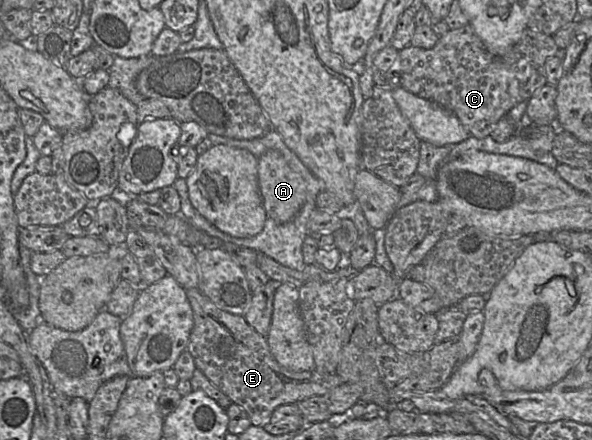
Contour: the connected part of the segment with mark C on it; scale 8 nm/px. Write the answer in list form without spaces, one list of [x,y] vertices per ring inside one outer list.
[[[467,25],[458,30],[450,30],[439,38],[434,48],[405,47],[399,51],[397,63],[399,63],[402,88],[452,112],[472,137],[482,139],[491,136],[498,121],[513,107],[528,101],[538,89],[547,84],[545,62],[555,57],[558,49],[552,36],[527,28],[508,53],[496,57],[486,49],[472,26]]]

